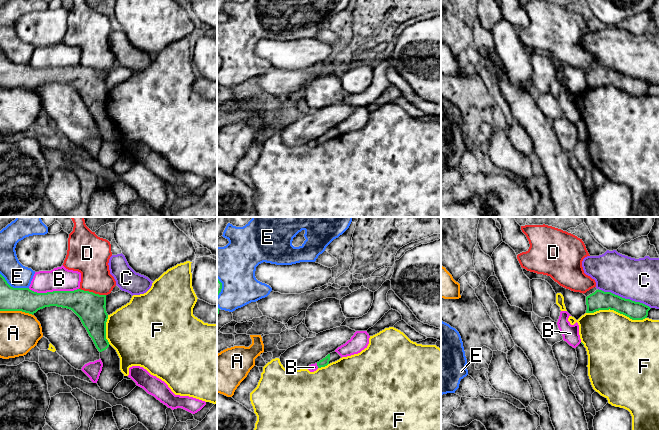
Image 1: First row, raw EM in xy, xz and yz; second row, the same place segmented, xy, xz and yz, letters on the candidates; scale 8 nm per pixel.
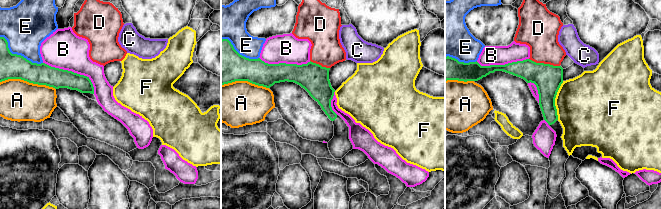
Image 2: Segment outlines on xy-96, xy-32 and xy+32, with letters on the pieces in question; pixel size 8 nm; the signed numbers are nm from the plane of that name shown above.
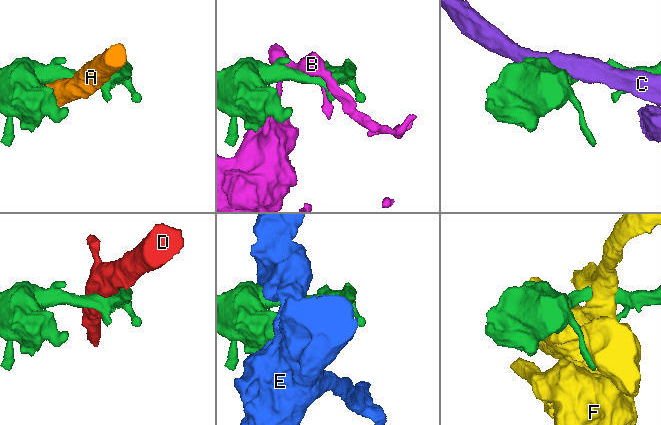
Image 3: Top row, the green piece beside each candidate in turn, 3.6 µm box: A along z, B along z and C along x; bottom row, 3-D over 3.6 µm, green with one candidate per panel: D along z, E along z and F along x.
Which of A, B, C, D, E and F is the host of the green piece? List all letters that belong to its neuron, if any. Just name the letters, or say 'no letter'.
no letter

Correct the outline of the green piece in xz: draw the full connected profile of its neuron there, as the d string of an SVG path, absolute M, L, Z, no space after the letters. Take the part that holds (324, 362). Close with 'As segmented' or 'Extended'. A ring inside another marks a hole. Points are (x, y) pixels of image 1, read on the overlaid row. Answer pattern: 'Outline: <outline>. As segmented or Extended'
Outline: M334 351L330 354L328 354L325 358L320 360L319 362L317 362L317 366L318 366L318 368L325 367L330 363L339 360L340 358L341 358L341 356L337 352Z. Extended

